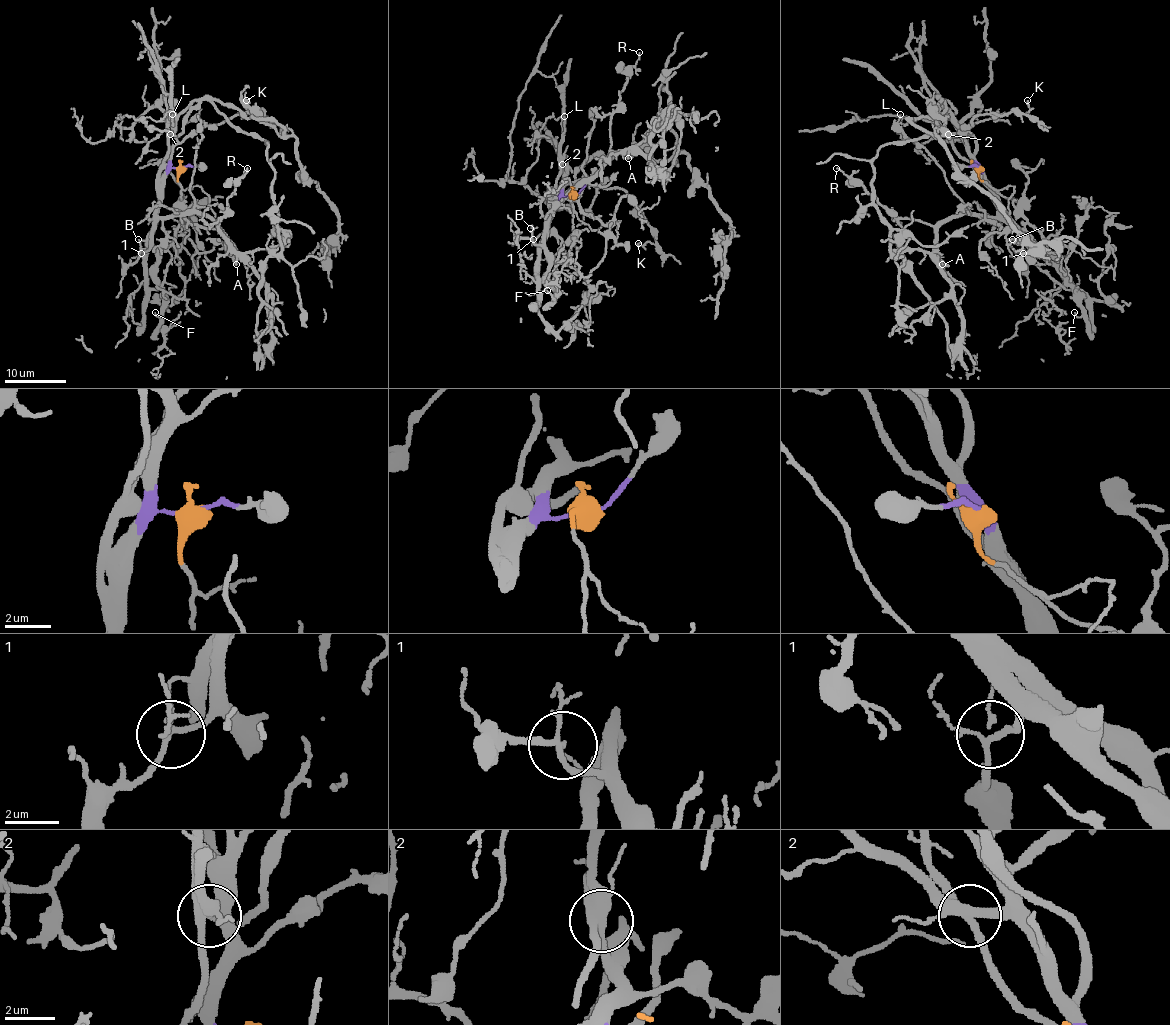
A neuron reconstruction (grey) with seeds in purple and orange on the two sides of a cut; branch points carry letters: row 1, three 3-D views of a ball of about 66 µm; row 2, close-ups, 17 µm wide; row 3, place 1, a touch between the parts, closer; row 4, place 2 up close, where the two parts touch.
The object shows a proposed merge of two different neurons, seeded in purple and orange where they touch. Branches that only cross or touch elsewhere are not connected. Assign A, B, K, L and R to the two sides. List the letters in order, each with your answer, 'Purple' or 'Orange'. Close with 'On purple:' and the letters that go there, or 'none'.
A: Orange
B: Orange
K: Purple
L: Purple
R: Orange
On purple: K, L

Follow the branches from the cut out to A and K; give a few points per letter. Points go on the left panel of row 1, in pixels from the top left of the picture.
A: (180, 167), (182, 221), (167, 246), (153, 245), (159, 219), (202, 213), (217, 225), (237, 265)
K: (180, 167), (171, 166), (177, 144), (206, 126), (247, 112), (263, 114), (249, 109), (246, 100)

